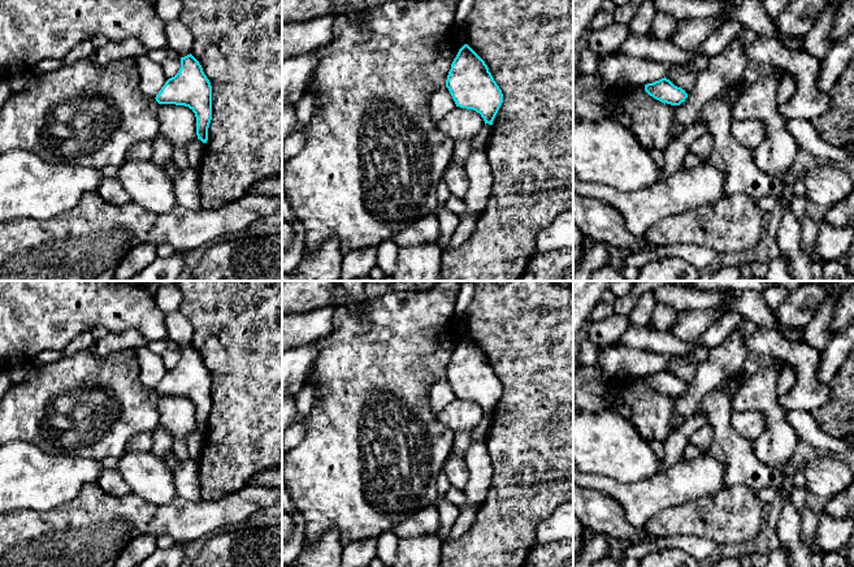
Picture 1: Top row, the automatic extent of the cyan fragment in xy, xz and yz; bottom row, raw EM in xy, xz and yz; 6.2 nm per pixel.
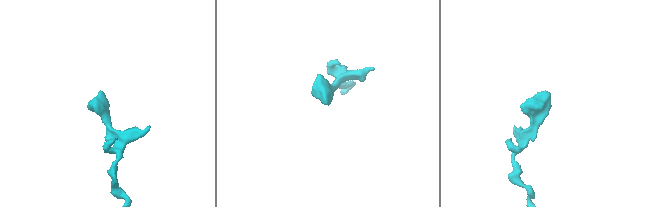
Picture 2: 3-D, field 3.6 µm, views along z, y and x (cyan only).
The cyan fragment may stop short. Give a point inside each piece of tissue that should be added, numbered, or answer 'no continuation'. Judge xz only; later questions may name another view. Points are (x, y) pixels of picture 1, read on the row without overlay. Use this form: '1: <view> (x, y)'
no continuation

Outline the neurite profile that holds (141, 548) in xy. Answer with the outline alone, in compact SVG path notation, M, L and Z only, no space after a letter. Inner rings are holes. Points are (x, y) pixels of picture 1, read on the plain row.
M140 534L129 541L123 547L114 567L134 567L149 558L156 550L156 537L151 534Z

